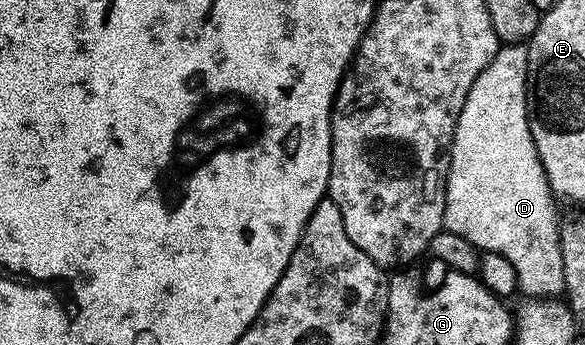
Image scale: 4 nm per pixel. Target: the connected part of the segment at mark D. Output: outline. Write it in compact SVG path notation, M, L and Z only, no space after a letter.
M507 43L498 46L493 60L485 66L483 73L479 73L479 77L475 77L475 81L467 93L467 101L459 113L459 121L453 134L453 146L449 152L449 178L445 181L445 222L443 227L444 230L455 233L467 241L471 241L471 245L480 249L482 252L502 254L514 266L520 294L525 297L543 299L546 297L560 296L564 292L565 282L563 281L561 232L559 230L559 218L557 219L556 205L558 206L558 204L555 202L553 190L549 188L549 182L545 176L543 165L539 161L539 153L535 149L535 141L531 137L531 129L529 128L529 110L527 109L527 97L525 96L528 68L528 46L520 43Z

